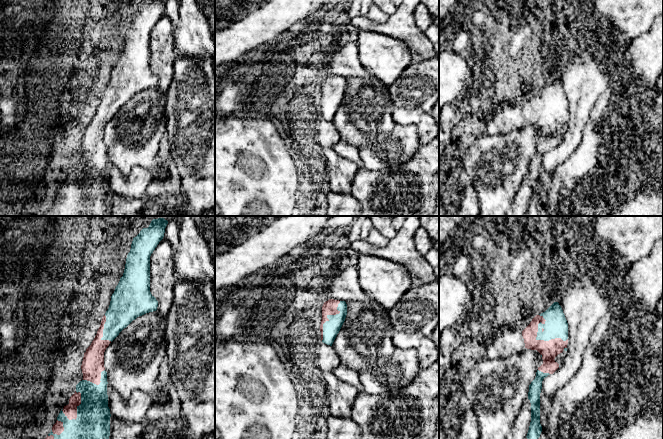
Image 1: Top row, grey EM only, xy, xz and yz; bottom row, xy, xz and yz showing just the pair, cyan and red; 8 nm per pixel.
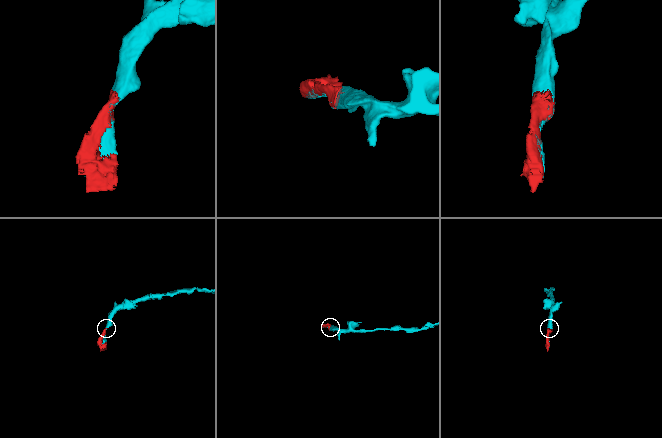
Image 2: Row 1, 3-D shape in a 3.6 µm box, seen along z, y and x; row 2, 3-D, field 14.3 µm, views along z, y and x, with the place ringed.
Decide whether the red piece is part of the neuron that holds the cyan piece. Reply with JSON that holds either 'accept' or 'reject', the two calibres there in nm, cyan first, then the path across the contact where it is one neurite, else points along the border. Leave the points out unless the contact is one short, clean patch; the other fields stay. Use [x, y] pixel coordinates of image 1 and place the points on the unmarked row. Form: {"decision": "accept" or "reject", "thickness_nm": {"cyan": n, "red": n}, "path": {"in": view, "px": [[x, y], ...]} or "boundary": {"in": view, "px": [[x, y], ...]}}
{"decision": "accept", "thickness_nm": {"cyan": 190, "red": 150}}

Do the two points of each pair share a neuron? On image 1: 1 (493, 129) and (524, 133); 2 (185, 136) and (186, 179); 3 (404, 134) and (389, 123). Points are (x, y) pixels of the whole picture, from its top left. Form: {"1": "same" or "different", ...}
{"1": "different", "2": "same", "3": "different"}

